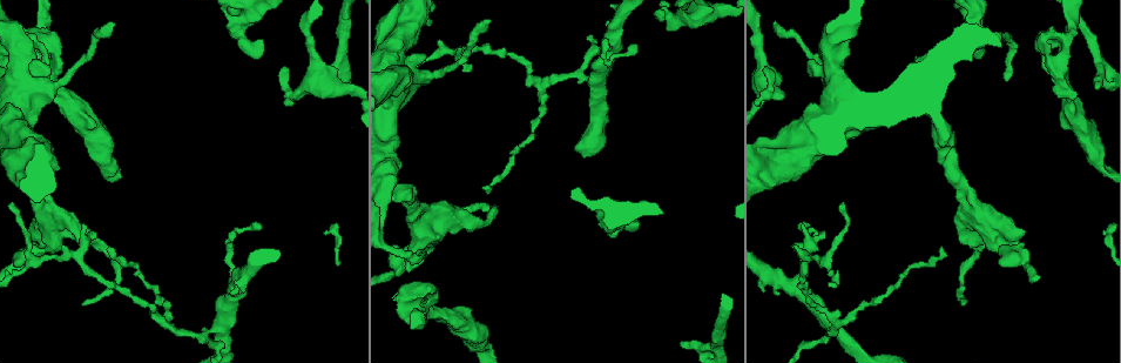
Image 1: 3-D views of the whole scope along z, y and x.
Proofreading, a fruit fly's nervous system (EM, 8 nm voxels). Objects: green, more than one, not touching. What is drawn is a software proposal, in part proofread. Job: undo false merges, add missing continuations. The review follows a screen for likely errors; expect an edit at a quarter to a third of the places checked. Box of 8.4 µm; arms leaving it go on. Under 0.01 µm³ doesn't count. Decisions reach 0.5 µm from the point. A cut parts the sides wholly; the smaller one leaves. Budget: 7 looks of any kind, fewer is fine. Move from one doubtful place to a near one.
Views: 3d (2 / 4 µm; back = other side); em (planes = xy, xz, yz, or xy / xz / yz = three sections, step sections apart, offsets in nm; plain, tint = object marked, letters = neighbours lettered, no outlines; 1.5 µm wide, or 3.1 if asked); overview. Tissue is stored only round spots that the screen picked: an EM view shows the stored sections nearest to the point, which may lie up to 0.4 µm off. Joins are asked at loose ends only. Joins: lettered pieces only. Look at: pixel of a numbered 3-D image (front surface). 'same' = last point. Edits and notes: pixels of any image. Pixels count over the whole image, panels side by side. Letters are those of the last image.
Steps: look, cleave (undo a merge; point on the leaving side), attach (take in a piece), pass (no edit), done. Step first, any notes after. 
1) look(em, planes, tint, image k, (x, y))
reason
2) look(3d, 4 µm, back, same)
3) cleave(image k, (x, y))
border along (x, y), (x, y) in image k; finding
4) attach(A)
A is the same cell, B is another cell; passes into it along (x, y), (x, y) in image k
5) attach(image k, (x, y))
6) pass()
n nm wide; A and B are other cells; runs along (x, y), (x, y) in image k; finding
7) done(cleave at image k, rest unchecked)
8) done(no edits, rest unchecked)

look(em, xy, step 4, tint, image 1, (107, 256))
abrupt turn

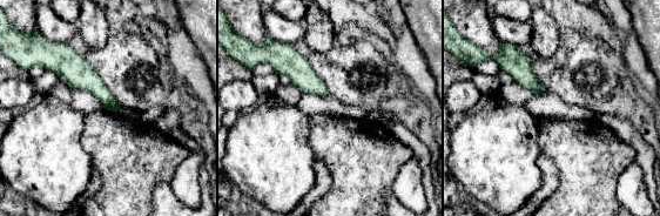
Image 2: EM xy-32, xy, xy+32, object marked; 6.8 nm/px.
look(em, planes, letters, same)

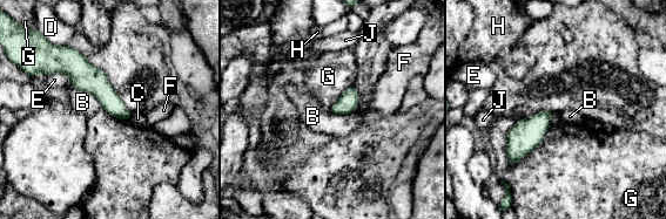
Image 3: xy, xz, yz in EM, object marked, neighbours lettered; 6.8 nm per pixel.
pass()
B, C, D, E, F, G, H and J are other cells; border along (550, 125), (531, 150), (508, 164) in image 3; all the same neuron

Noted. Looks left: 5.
look(em, xz, step 4, tint, image 1, (775, 22))
end of a long branch

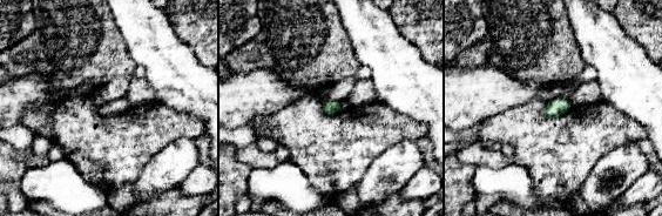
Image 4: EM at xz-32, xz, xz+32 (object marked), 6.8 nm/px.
look(em, yz, step 8, letters, same)

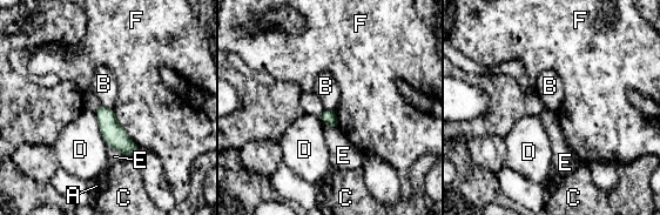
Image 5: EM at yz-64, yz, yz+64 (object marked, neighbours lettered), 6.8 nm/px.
pass()
A, B, C, D, E and F are other cells; border along (324, 108), (334, 111) in image 5; none of them fits

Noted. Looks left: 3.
look(em, planes, letters, image 1, (680, 342))
branch stops here

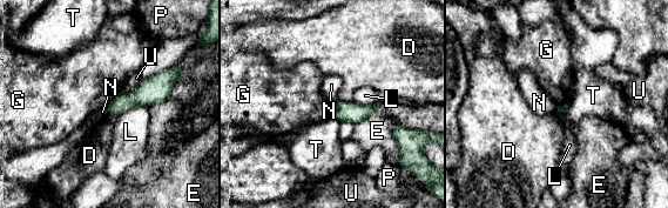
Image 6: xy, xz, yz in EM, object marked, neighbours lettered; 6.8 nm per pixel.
pass()
D, E, G, L, N, P, T and U are other cells; border along (122, 91), (106, 108) in image 6; none of them fits

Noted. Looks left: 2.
done(no edits, rest unchecked)

